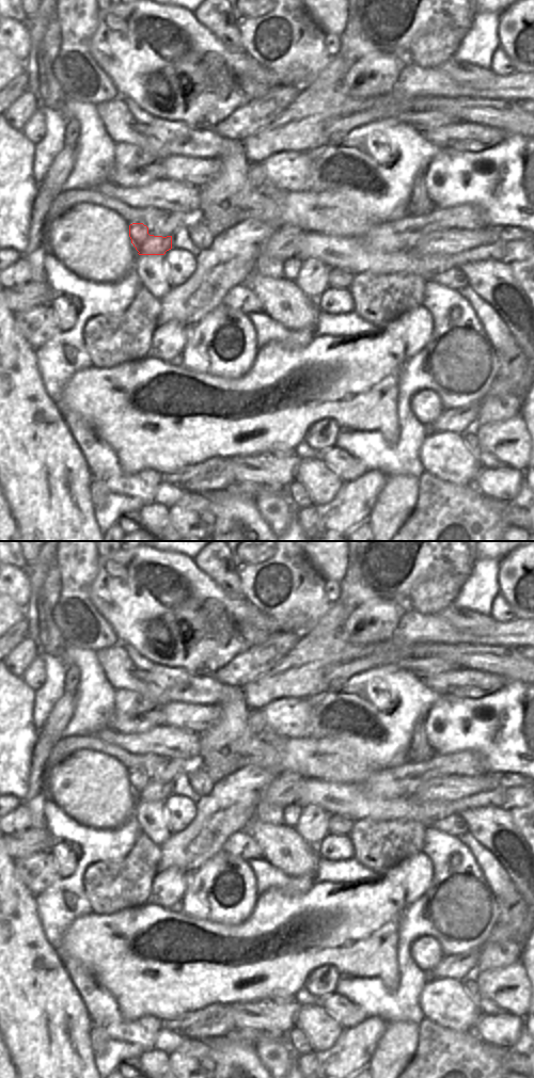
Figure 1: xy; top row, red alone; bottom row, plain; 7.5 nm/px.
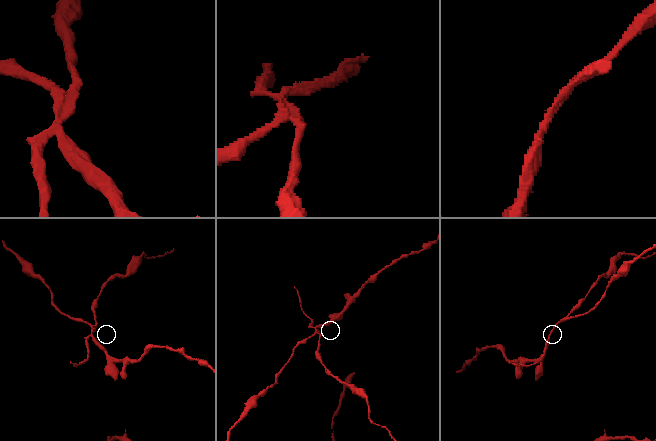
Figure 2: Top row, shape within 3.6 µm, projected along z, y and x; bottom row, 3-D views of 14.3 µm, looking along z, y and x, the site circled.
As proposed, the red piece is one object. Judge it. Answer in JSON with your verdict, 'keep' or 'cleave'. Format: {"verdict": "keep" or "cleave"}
{"verdict": "cleave"}

